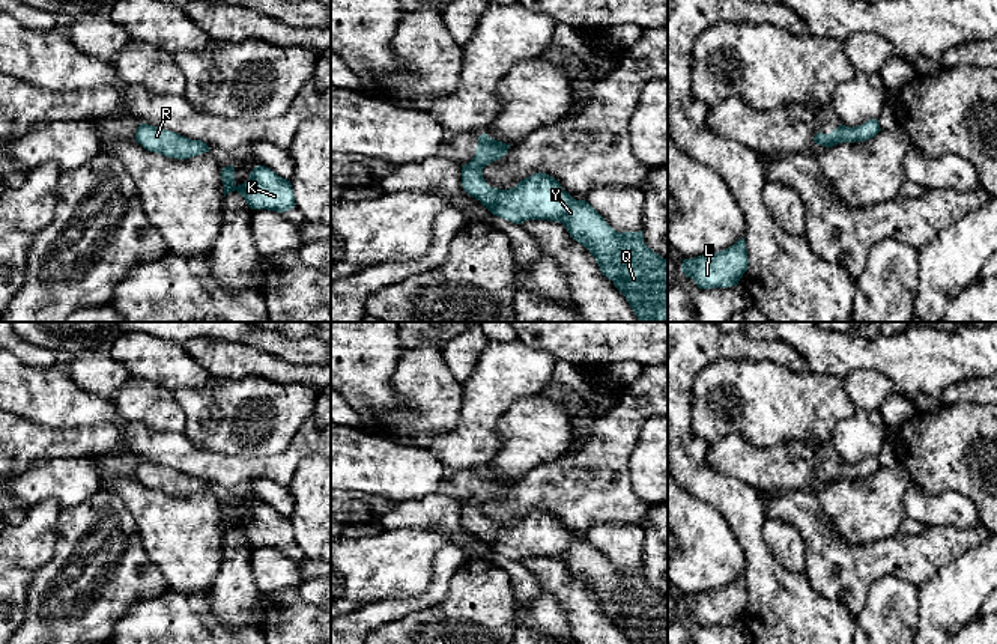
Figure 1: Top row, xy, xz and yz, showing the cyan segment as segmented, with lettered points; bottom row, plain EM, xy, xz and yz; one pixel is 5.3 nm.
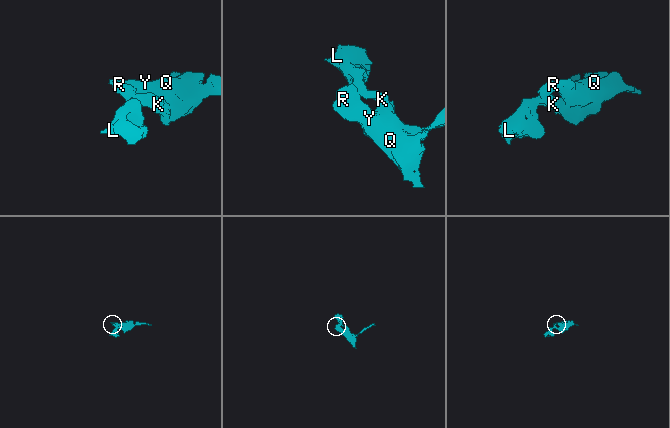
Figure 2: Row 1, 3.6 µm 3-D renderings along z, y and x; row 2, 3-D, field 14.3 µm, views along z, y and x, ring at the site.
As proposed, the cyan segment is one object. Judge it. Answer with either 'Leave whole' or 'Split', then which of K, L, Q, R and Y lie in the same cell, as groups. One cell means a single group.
Leave whole. Groups: K L Q R Y

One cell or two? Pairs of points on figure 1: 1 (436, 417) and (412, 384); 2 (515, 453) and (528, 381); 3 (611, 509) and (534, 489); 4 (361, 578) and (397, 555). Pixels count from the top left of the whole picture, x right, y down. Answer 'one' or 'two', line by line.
1: one
2: two
3: one
4: one

